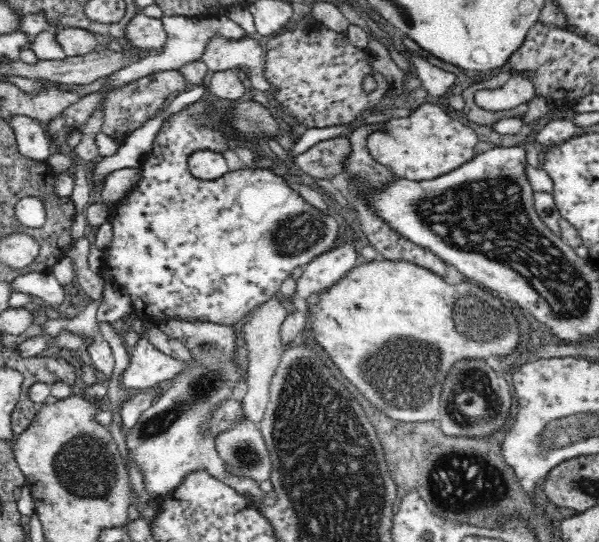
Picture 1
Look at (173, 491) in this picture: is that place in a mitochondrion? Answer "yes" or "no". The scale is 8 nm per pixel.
no

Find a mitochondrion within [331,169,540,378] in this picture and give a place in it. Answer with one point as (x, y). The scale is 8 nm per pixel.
(477, 320)

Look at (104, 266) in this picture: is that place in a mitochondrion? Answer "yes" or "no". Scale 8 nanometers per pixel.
no

